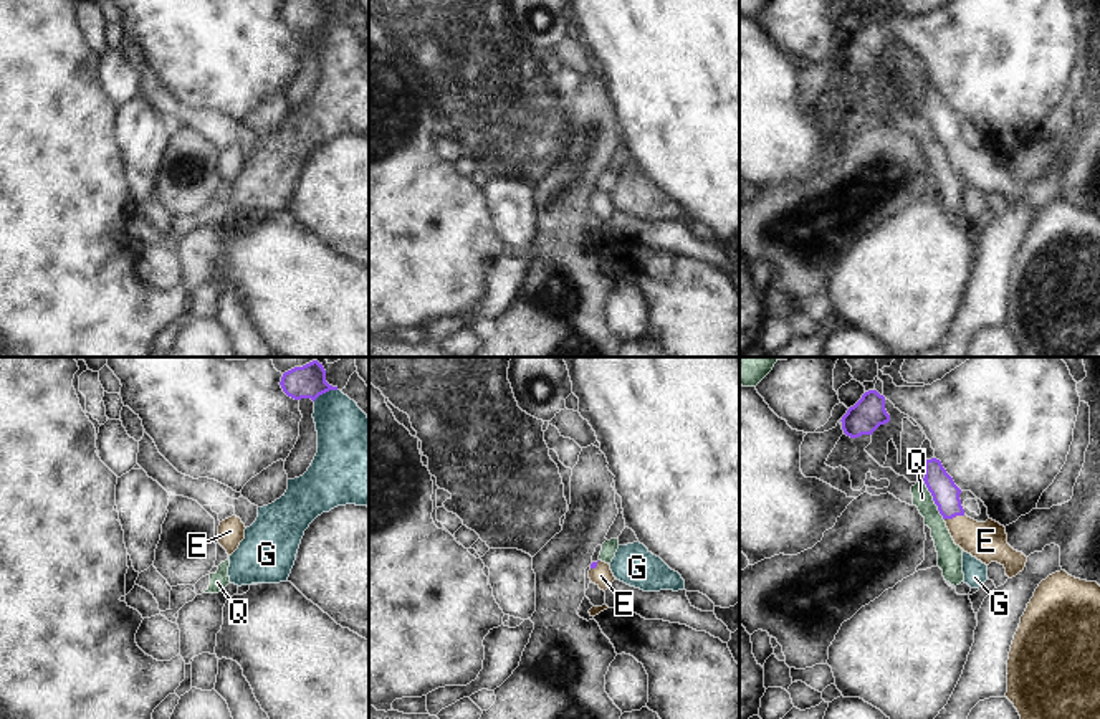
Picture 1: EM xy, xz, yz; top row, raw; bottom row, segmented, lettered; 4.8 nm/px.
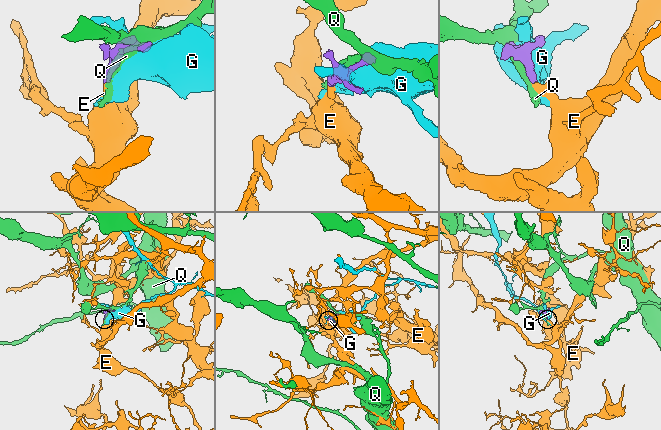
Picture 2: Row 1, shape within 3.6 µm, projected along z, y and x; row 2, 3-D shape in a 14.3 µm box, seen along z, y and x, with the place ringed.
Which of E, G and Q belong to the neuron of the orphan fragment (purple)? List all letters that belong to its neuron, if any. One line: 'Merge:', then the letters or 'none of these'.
Merge: E.

